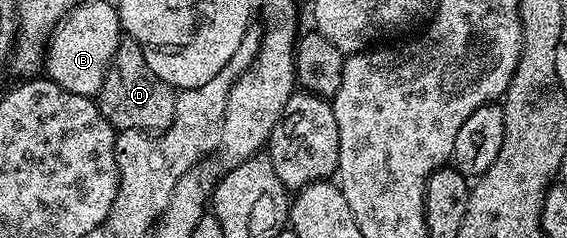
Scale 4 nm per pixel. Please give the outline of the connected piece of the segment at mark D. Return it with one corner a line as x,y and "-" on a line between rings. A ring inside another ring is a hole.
121,37
116,55
108,65
108,75
102,84
100,93
95,95
97,108
106,116
106,120
118,132
121,130
143,130
145,132
162,132
170,128
174,120
177,91
166,80
150,72
146,56
138,40

